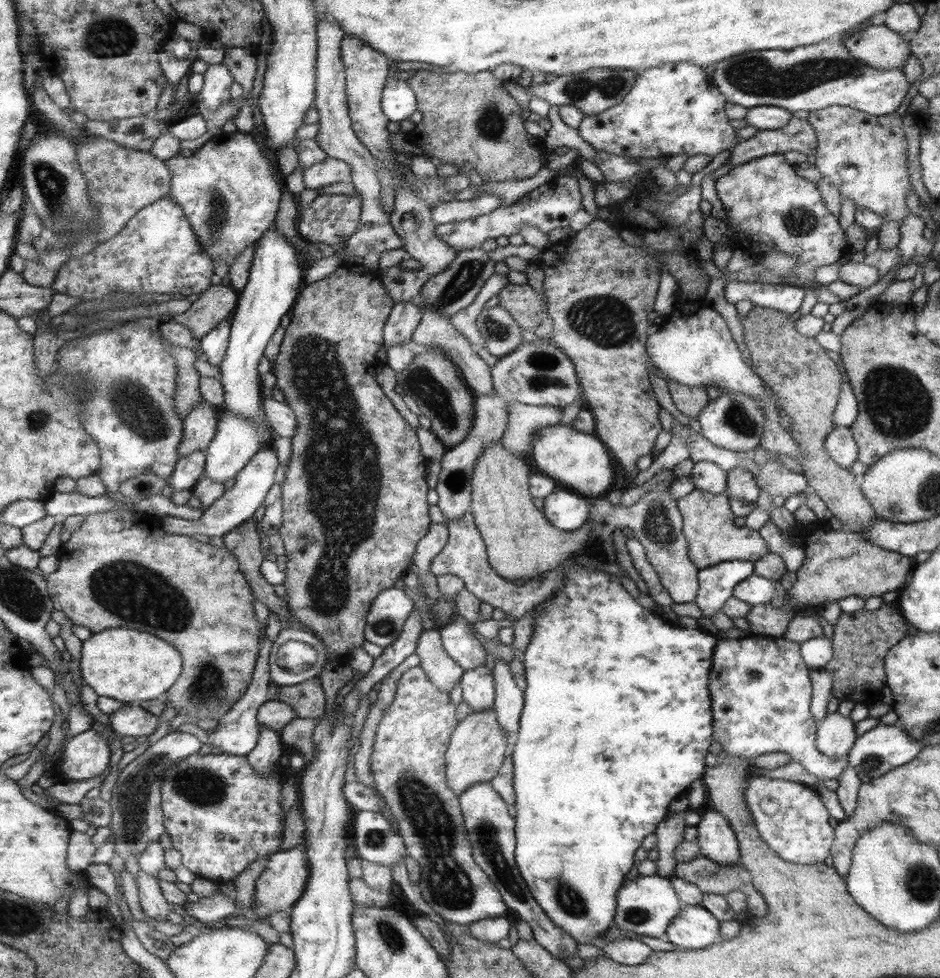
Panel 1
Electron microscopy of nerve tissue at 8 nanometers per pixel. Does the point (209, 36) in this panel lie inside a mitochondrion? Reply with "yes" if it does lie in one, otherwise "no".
no

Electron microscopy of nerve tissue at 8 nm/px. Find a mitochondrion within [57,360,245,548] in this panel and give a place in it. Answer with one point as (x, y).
(131, 401)

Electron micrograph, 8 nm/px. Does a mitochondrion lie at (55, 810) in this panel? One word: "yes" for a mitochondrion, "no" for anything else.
no

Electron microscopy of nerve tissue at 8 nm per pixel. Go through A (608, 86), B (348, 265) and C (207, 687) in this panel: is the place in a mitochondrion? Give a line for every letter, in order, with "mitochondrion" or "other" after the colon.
A: mitochondrion
B: other
C: mitochondrion

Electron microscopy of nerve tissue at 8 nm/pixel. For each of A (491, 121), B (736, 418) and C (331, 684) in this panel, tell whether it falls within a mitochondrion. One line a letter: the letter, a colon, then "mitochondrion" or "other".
A: mitochondrion
B: mitochondrion
C: other

